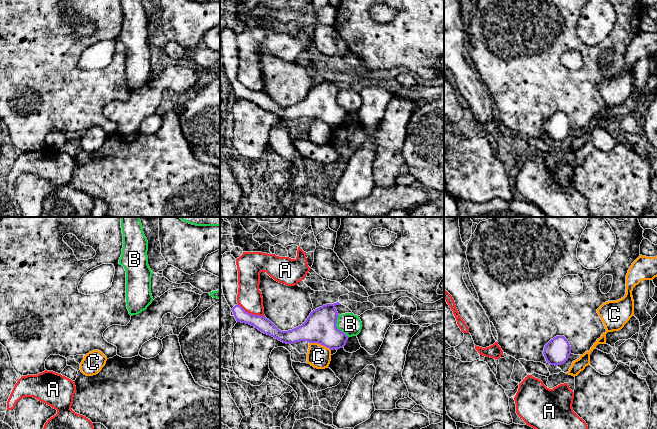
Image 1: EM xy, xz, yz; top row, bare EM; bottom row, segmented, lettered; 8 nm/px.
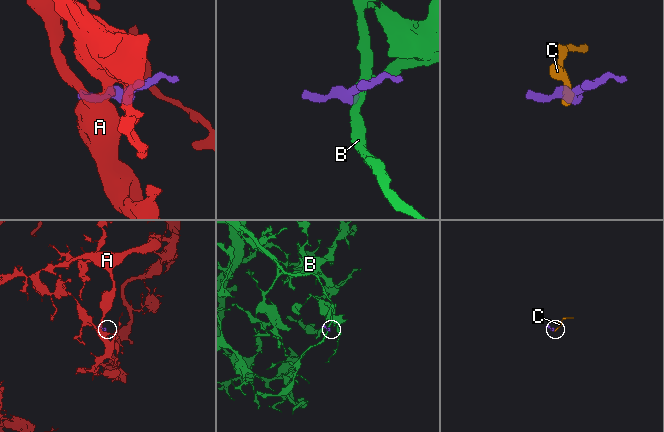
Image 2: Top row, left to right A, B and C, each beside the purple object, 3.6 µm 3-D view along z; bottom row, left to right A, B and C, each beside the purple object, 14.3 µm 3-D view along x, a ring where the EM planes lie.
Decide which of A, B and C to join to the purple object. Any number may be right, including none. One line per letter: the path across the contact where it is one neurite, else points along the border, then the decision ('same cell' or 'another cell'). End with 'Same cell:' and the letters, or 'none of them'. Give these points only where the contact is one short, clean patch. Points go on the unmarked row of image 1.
A: another cell
B: border along xz (338, 91), (336, 102), (348, 113); another cell
C: border along xz (309, 118), (320, 119), (330, 126); another cell
Same cell: none of them

